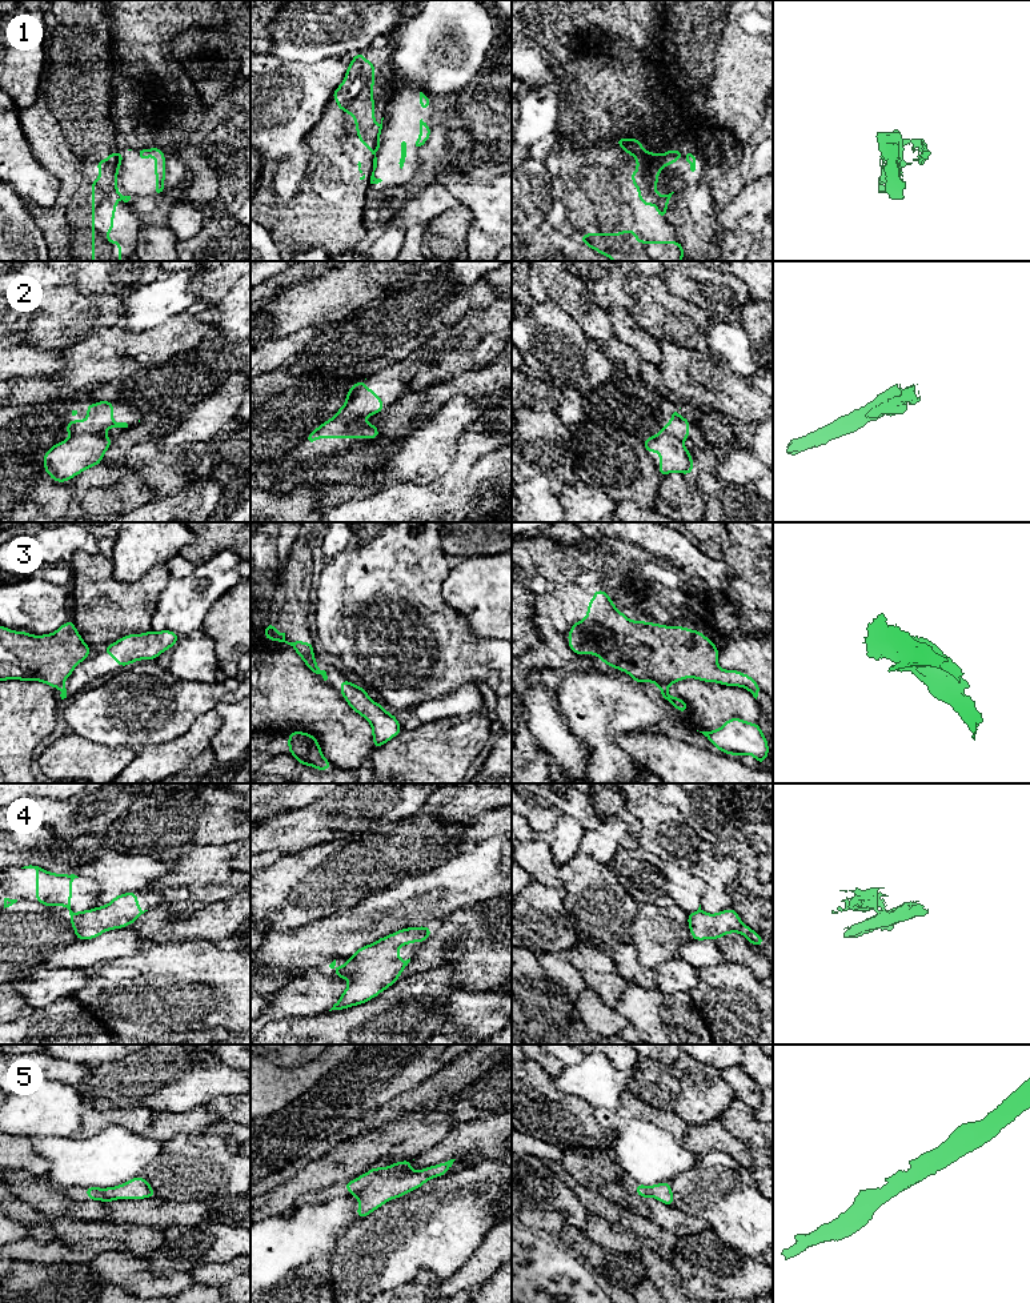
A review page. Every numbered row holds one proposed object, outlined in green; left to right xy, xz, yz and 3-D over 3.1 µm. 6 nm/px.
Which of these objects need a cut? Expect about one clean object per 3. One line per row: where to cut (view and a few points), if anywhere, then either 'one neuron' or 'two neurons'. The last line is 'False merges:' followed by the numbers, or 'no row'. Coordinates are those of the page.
1: yz (658, 155), (652, 171) | two neurons
2: xy (103, 432), (75, 433), (71, 436) | two neurons
3: yz (668, 684), (660, 688) | two neurons
4: xz (345, 965), (337, 970) | two neurons
5: no cut | one neuron
False merges: 1, 2, 3, 4

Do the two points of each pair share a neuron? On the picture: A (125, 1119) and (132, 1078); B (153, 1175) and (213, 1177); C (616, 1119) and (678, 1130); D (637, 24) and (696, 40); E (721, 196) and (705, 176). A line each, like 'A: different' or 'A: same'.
A: different
B: same
C: different
D: different
E: same

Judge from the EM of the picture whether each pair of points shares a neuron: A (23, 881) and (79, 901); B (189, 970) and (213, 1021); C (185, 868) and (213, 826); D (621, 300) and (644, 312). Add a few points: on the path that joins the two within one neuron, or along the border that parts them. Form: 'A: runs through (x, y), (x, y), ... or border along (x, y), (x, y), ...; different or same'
A: runs through (36, 885), (53, 890), (65, 890); same
B: runs through (205, 971), (220, 986), (220, 1005); same
C: border along (192, 850), (184, 857); different
D: border along (626, 276), (625, 291), (633, 301), (629, 311); different

